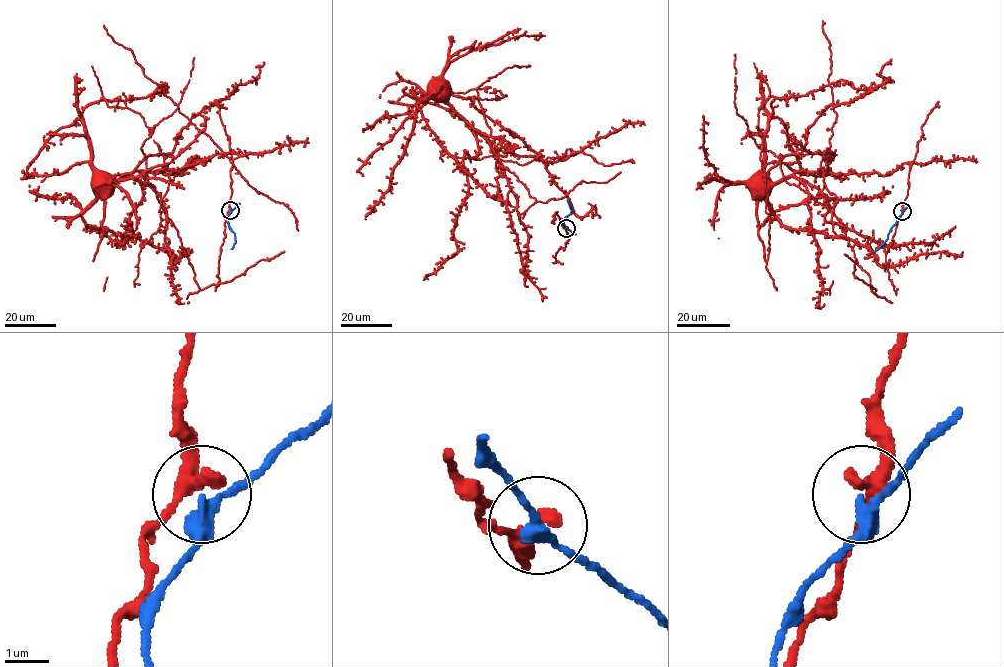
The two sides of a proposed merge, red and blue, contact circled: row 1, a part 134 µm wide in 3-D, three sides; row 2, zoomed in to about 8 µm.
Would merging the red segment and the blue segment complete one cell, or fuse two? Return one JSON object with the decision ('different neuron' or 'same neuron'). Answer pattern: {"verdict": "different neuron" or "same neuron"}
{"verdict": "different neuron"}

